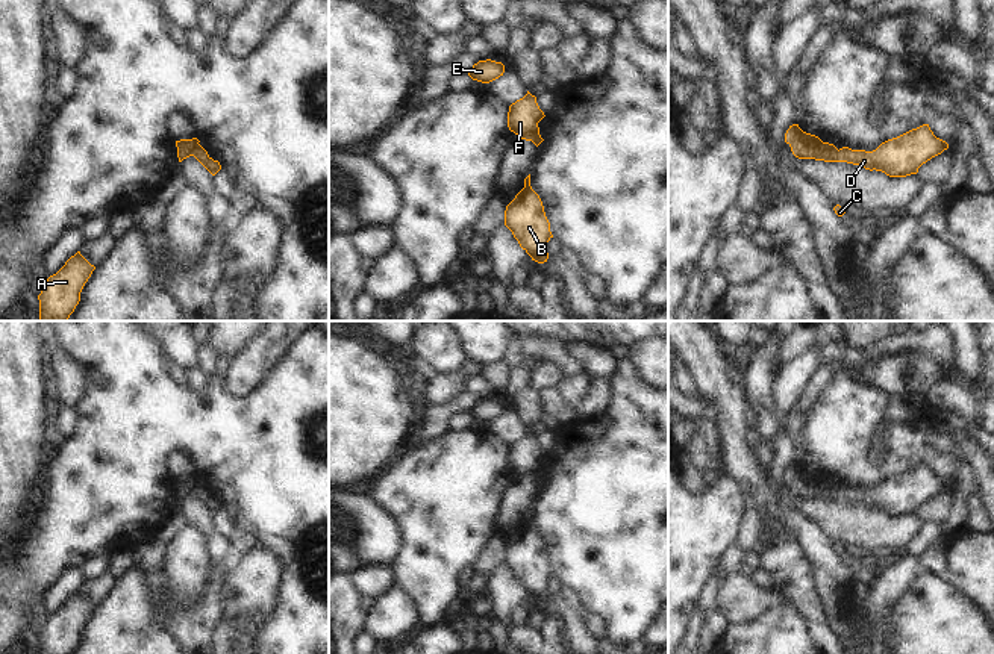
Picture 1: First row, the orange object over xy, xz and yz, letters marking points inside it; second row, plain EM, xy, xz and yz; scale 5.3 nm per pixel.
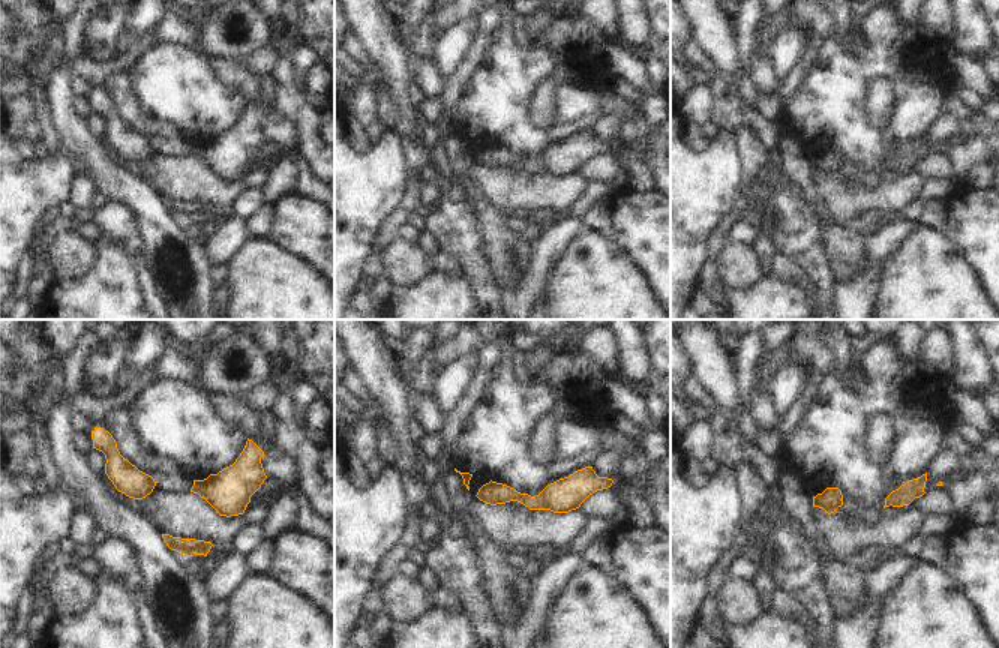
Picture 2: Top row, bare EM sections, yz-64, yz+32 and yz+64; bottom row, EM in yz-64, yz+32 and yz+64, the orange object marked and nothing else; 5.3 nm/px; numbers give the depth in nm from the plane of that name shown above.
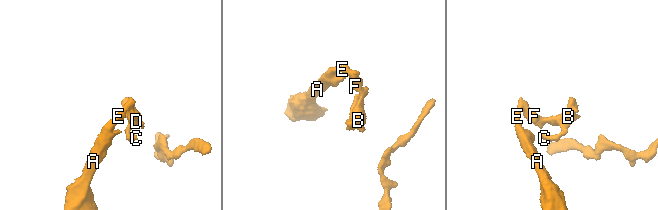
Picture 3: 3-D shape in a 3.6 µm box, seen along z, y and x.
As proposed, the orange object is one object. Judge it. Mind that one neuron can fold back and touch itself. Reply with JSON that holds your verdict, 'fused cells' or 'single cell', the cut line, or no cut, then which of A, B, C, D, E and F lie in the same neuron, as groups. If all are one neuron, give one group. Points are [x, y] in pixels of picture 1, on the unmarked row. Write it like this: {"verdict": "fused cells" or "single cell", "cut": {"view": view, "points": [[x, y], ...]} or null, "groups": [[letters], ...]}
{"verdict": "fused cells", "cut": {"view": "yz", "points": [[823, 482], [815, 488], [812, 497]]}, "groups": [["A", "E", "F"], ["B", "C", "D"]]}

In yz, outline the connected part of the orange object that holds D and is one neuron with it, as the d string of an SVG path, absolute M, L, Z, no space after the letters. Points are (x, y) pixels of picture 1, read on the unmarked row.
M929 463L912 468L897 477L882 481L876 489L836 487L833 483L817 484L814 498L824 501L847 501L865 509L882 510L889 516L917 513L918 507L941 494L949 483L933 474Z

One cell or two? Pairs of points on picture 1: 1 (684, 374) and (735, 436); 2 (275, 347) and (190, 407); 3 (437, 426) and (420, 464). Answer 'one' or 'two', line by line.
1: two
2: two
3: two

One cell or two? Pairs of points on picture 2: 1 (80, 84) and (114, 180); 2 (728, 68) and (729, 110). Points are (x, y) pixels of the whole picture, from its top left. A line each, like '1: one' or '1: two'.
1: two
2: two

